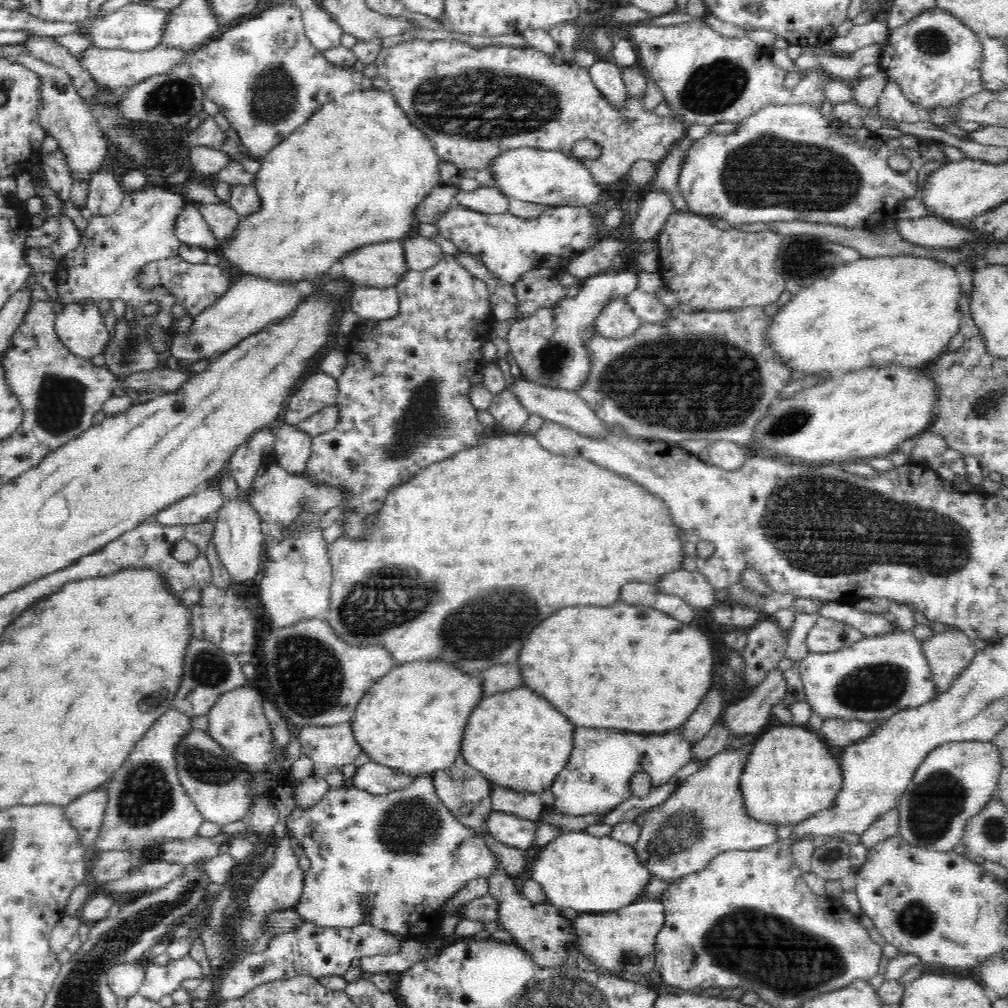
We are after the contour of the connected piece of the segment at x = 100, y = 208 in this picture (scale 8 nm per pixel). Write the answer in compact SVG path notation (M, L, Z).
M98 171L89 180L85 207L93 215L108 216L118 210L125 193L116 175L108 171Z

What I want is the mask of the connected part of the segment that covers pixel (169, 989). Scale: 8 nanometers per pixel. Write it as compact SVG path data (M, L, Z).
M190 954L166 965L147 963L144 985L138 994L148 1000L159 1002L163 996L171 996L182 988L185 980L201 977L201 966Z

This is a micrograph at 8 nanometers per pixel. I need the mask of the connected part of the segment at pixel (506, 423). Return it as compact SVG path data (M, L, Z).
M507 389L500 394L493 395L492 403L488 406L488 412L492 414L492 418L496 420L496 427L501 428L502 431L507 430L509 434L517 434L524 432L525 423L527 422L529 414L524 410L524 407L516 400L513 394L507 392Z

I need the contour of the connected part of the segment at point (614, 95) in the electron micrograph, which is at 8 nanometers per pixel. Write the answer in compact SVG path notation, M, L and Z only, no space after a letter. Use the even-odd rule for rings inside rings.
M597 60L594 66L590 66L589 75L601 97L613 110L624 110L629 92L627 91L622 73L613 60Z

